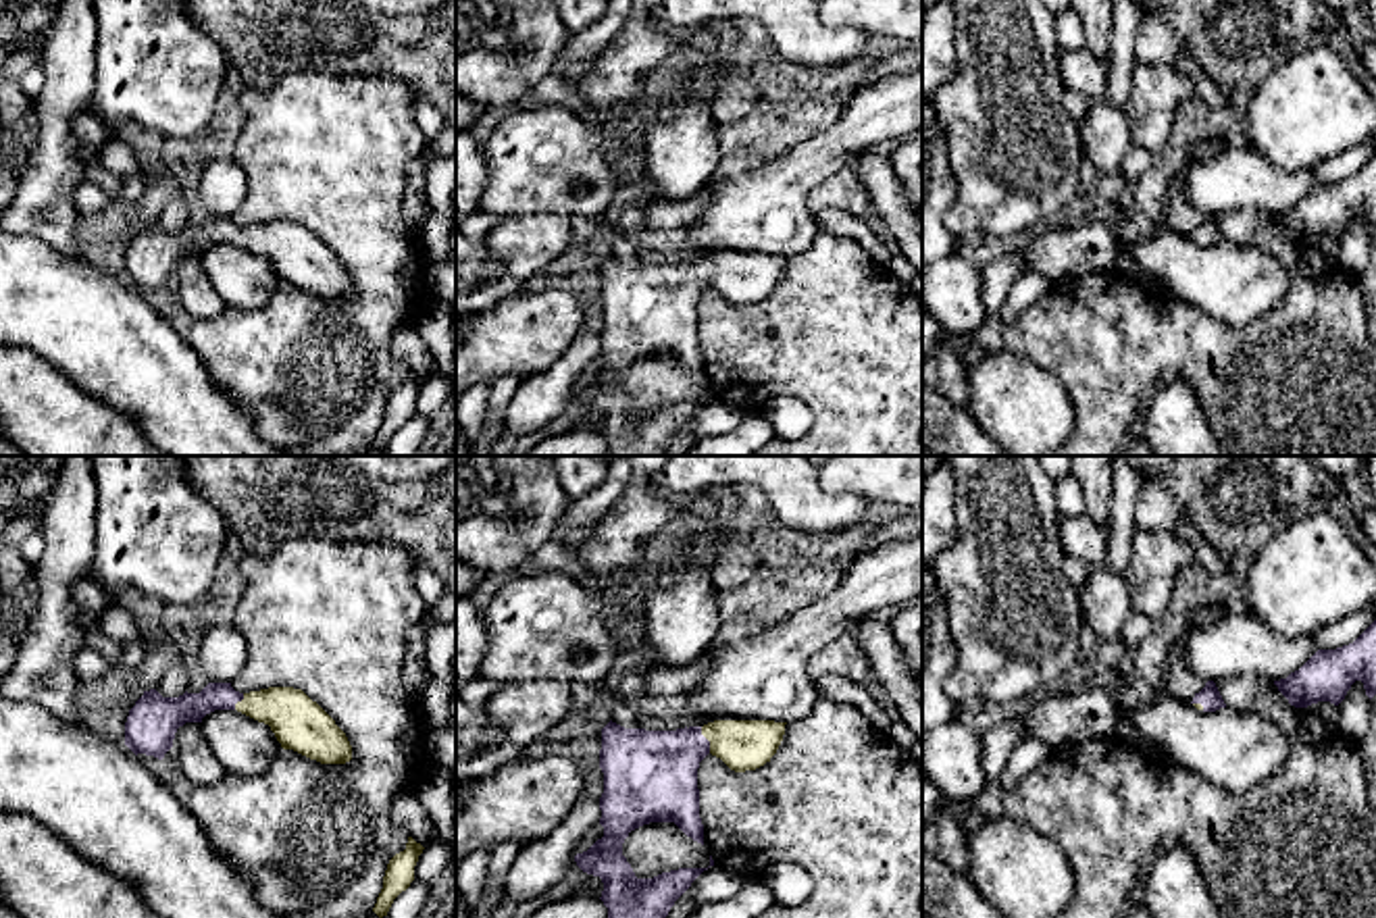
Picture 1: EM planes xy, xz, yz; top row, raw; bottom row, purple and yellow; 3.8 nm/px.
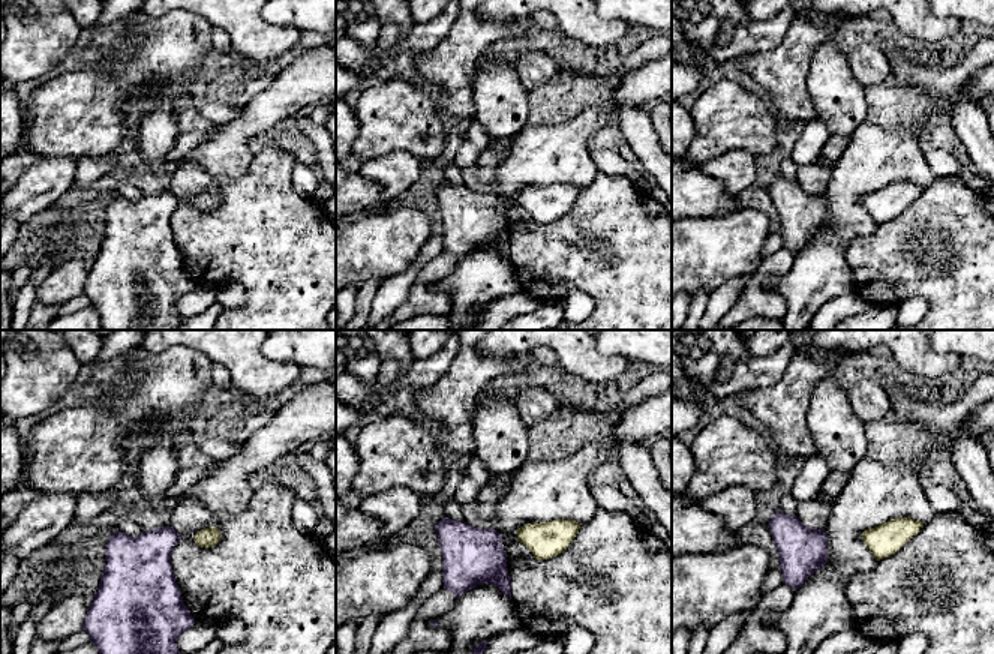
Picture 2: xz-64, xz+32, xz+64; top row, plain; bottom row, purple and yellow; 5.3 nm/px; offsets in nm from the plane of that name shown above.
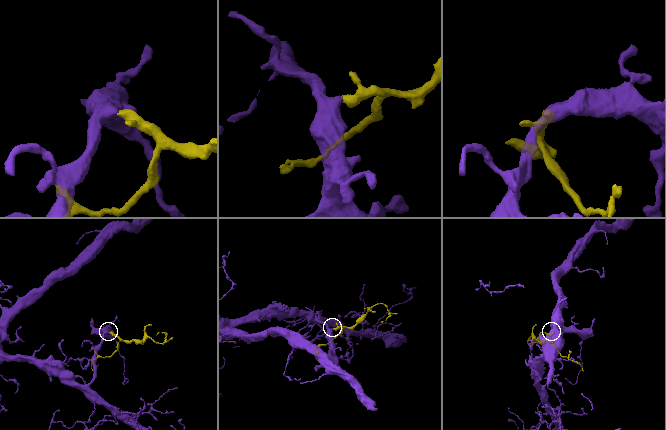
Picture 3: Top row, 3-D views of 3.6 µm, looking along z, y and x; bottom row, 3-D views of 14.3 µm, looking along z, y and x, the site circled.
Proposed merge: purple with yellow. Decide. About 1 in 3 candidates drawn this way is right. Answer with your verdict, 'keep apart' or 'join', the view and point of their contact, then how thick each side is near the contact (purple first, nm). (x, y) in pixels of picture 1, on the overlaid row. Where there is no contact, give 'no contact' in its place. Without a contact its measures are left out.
join; meets purple in xz at (706, 740); 360 nm thick on the purple side, 190 nm on the other

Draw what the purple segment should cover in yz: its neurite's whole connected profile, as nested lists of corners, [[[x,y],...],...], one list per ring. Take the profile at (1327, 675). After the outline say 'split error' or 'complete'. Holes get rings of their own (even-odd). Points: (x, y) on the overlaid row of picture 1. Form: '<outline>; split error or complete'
[[[1376,620],[1349,645],[1318,649],[1299,670],[1274,681],[1278,691],[1295,708],[1318,702],[1339,706],[1355,681],[1366,695],[1376,695]]]; complete

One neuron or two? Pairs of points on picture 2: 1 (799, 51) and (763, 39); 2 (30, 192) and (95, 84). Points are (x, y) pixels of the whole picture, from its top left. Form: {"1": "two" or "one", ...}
{"1": "two", "2": "two"}

